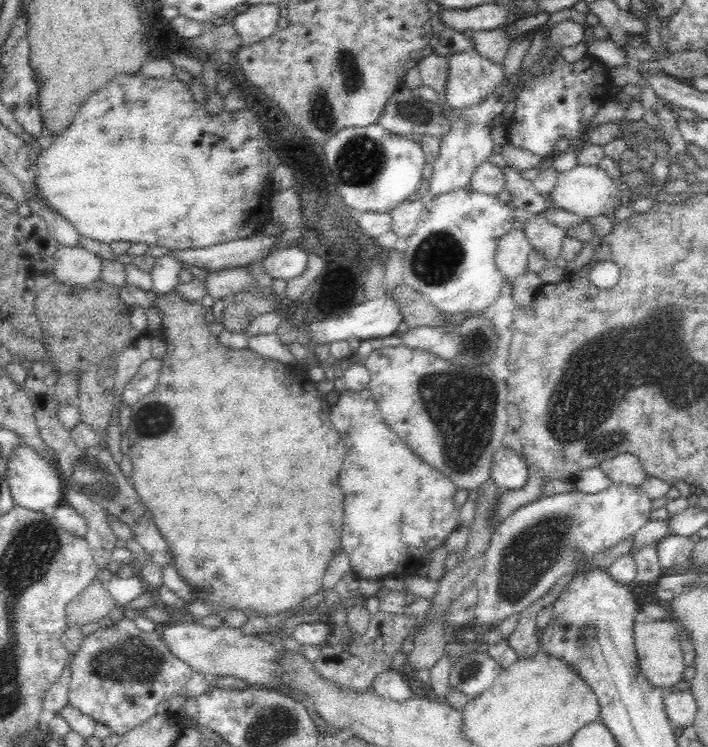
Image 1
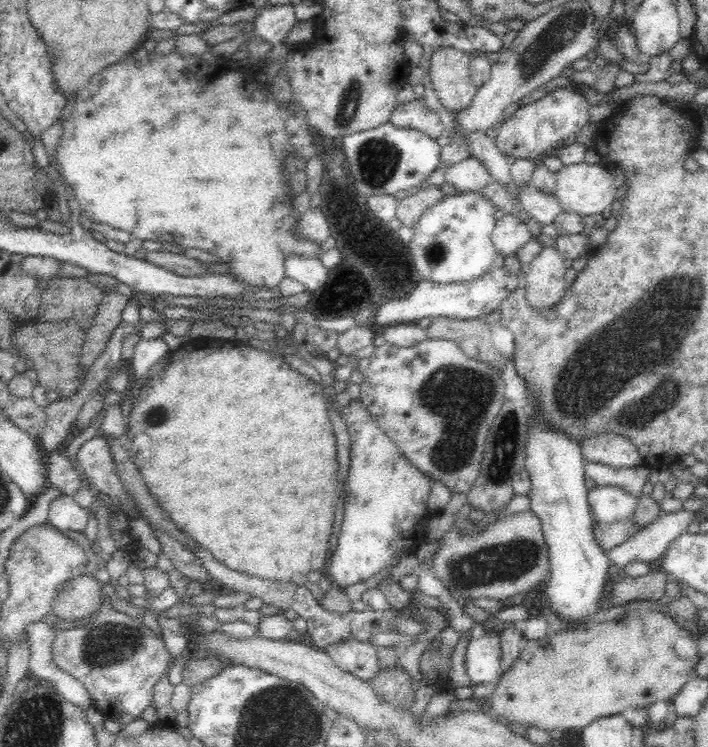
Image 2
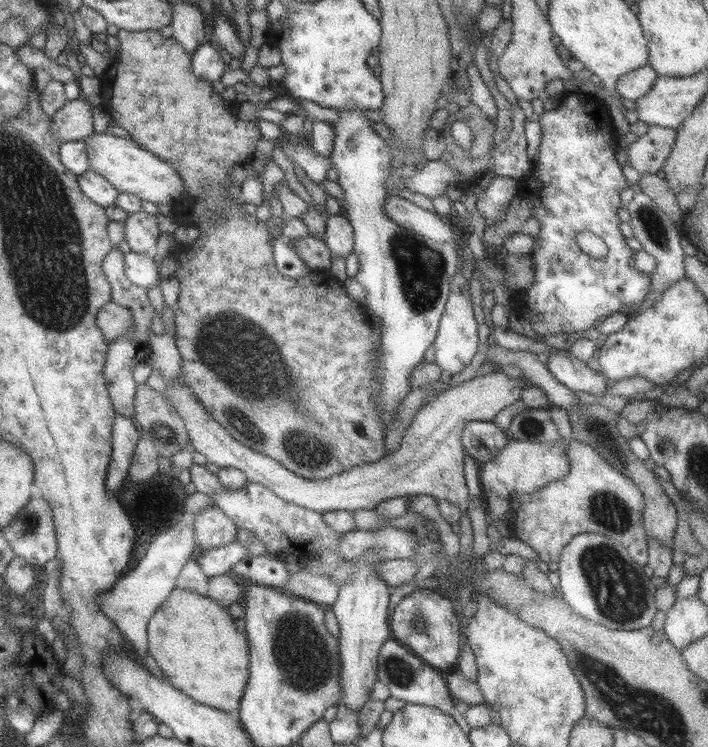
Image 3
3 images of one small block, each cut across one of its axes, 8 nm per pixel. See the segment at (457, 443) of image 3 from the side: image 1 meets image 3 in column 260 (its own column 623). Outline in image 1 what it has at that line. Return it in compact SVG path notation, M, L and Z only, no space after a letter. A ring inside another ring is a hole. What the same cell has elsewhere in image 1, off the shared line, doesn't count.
M622 453L603 461L599 468L614 485L640 487L647 477L640 459L630 453Z

